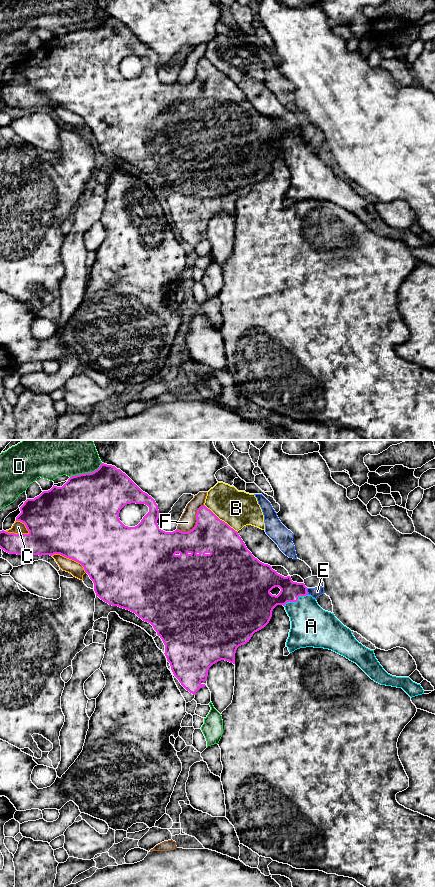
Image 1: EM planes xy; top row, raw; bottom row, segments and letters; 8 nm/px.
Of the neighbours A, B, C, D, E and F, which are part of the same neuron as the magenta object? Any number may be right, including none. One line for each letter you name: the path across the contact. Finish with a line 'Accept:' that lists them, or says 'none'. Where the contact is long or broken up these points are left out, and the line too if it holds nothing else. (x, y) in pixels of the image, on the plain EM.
Accept: A

